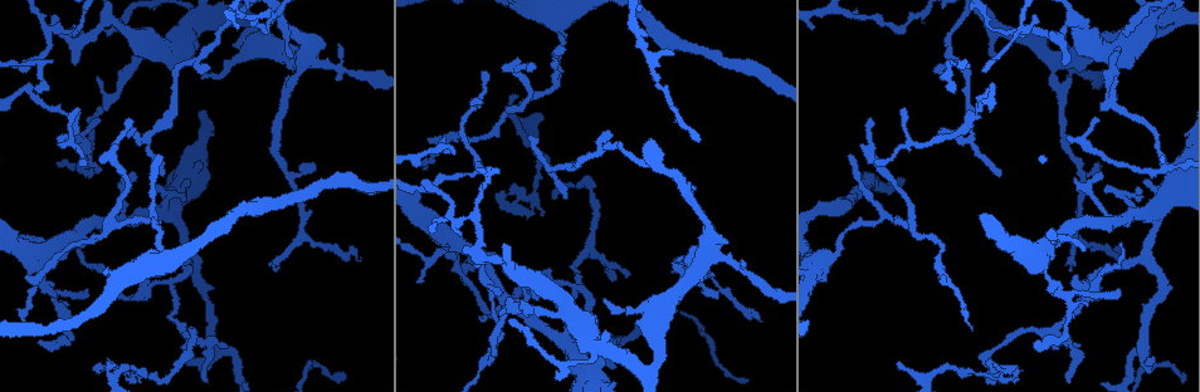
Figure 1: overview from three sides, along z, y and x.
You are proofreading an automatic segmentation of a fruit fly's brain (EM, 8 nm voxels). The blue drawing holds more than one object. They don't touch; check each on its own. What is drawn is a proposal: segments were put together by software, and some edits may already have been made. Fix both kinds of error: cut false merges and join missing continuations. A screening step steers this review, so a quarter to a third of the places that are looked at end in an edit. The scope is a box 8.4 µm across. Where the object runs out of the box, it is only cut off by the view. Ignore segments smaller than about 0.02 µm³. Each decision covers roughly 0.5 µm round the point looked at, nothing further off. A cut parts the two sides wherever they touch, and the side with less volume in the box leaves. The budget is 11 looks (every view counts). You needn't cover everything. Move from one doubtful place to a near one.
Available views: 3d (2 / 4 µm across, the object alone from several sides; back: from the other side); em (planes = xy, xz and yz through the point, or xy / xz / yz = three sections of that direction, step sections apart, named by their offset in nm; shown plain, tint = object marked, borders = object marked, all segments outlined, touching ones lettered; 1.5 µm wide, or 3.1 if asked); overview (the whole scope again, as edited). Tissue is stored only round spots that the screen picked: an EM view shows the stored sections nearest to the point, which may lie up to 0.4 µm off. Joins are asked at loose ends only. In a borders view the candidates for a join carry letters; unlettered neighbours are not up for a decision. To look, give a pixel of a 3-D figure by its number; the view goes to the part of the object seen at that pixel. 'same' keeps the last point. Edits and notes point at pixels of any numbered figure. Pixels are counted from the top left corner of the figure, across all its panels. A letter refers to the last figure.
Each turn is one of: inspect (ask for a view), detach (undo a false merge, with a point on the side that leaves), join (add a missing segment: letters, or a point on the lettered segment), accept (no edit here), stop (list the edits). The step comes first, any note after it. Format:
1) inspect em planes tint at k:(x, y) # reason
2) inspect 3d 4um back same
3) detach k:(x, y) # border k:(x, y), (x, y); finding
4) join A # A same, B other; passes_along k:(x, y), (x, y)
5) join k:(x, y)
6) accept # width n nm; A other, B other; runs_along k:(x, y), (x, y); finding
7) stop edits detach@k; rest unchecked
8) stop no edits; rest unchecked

inspect 3d 4um at 1:(115, 365) # thin end

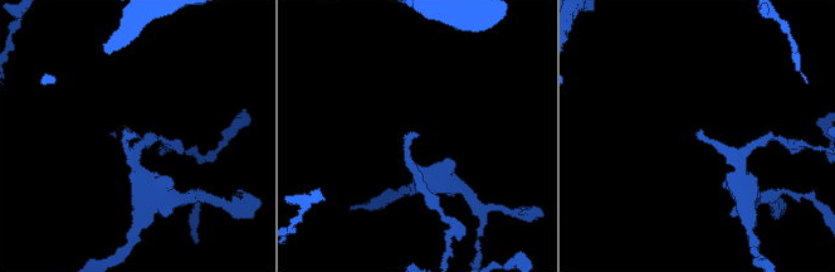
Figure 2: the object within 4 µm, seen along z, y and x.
inspect em planes plain at 2:(698, 132)

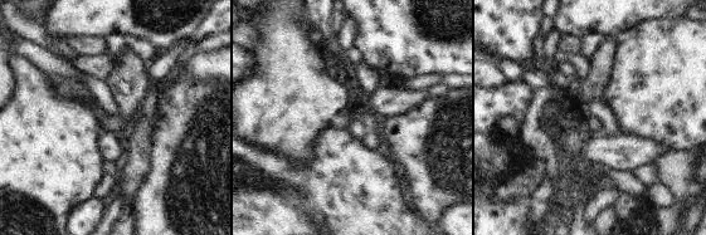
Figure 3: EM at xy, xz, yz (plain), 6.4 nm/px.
inspect em planes borders same # see the neighbours

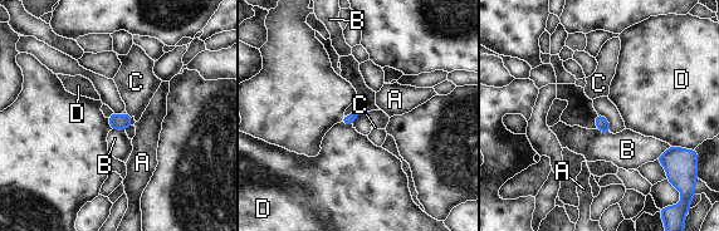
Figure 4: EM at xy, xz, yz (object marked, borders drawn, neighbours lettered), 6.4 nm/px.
join C # longest_contact B 140 nm; A other, B other, C same, D other; the neuron continues

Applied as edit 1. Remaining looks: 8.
inspect 3d 4um at 1:(275, 272)

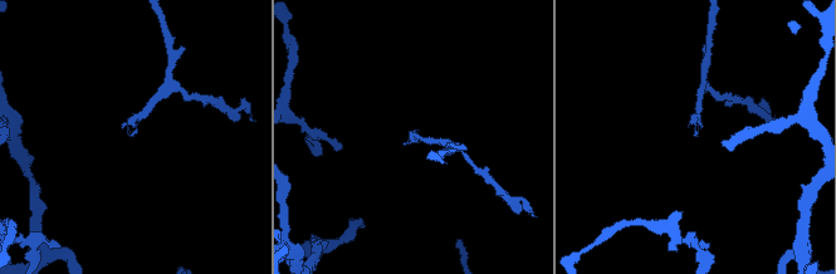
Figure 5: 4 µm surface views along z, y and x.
inspect em planes tint at 5:(694, 136)

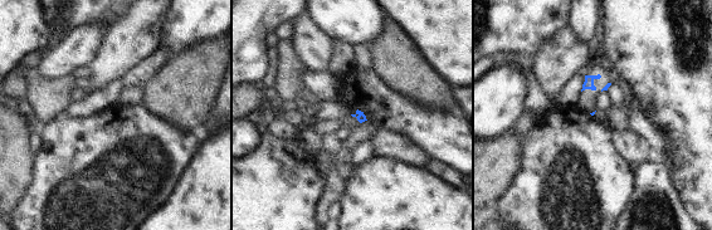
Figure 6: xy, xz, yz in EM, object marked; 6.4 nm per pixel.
inspect em planes borders same

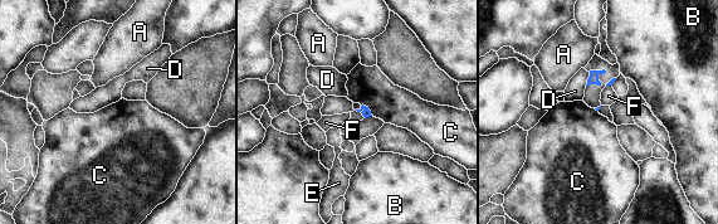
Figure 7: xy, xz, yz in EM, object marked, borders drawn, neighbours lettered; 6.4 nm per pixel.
accept # A other, B other, C other, D other, E other, F other; border 7:(362, 103), (372, 115); no lettered segment goes on from it

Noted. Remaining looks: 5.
inspect em planes borders at 1:(1165, 166) # side arm on a straight run

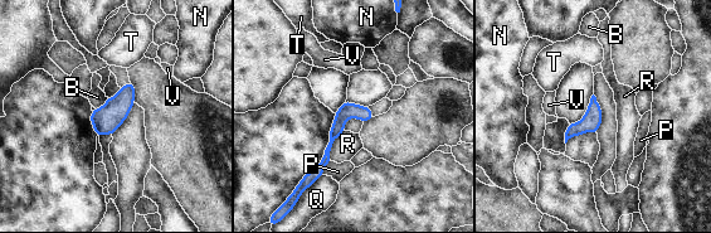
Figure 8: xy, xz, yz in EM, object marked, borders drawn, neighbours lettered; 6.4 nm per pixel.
accept # longest_contact R 220 nm; B other, N other, P other, Q other, R other, T other, V other; border 8:(107, 97), (103, 105), (95, 108); all the same neuron

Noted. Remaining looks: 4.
inspect 3d 4um at 1:(416, 283) # tapers out

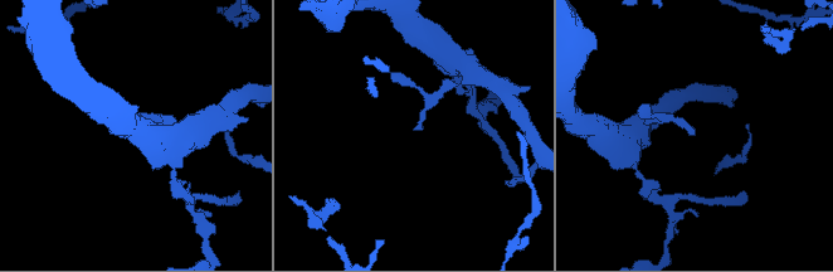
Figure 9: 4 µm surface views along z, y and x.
inspect em xy step 4 borders at 9:(413, 128) # need the tissue

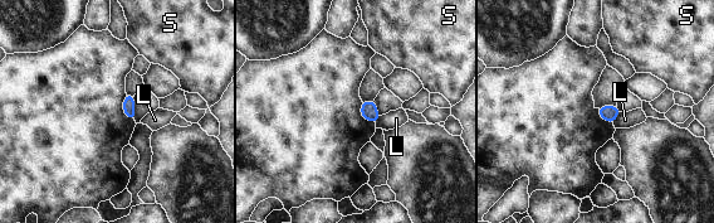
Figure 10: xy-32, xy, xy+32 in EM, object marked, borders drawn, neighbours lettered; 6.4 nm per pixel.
accept # L other, S other; border 10:(620, 111), (612, 122); no lettered segment goes on from it

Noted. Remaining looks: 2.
stop edits join@4; rest unchecked

